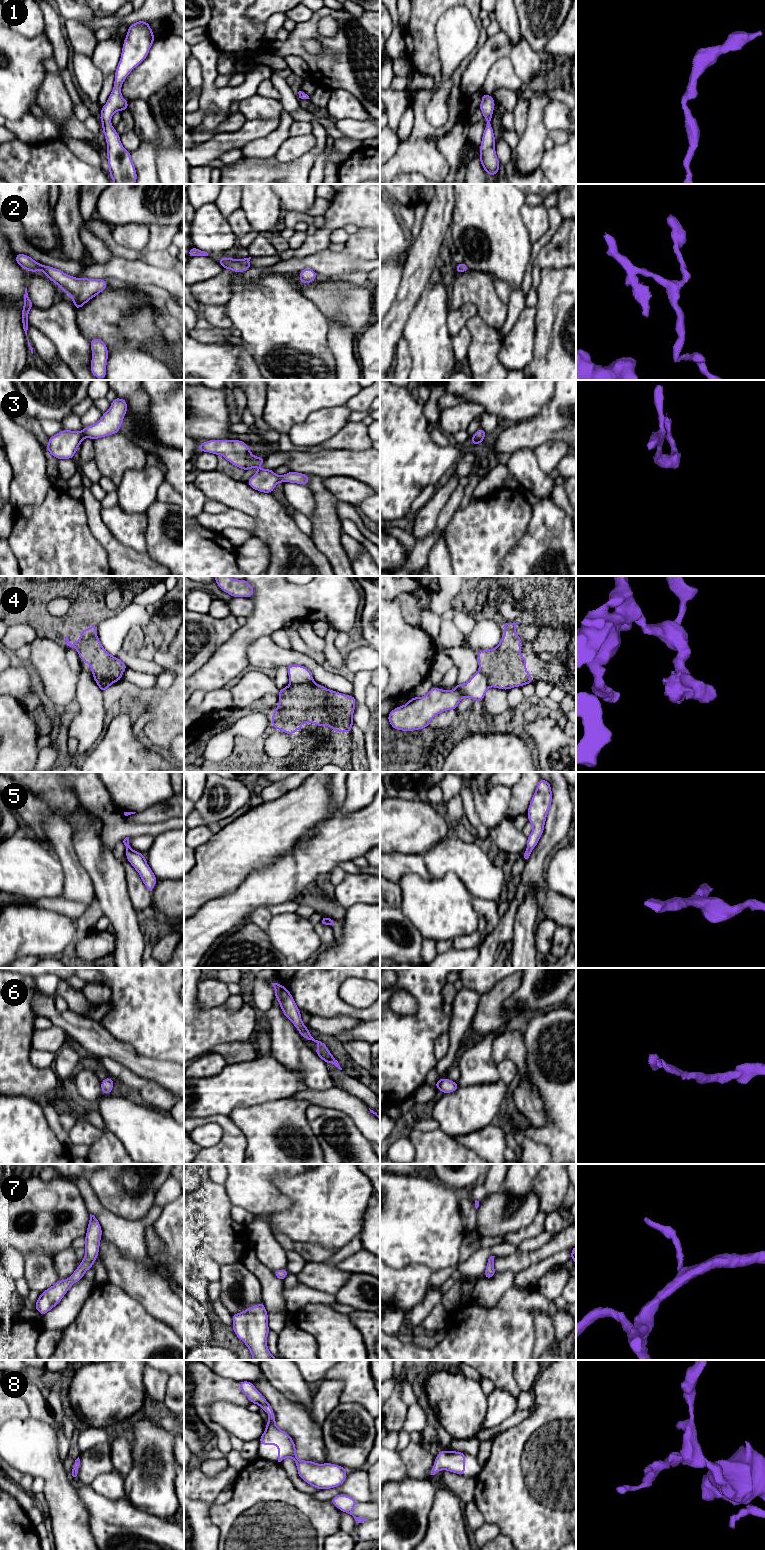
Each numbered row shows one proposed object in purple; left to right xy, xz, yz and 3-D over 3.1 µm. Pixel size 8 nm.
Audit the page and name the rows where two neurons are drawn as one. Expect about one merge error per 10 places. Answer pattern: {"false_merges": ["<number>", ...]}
{"false_merges": ["4"]}

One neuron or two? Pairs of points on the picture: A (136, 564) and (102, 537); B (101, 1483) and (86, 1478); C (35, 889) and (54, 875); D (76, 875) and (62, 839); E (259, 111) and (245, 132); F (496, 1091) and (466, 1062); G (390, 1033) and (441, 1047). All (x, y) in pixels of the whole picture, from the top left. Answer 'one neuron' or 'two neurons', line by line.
A: one neuron
B: two neurons
C: one neuron
D: one neuron
E: two neurons
F: two neurons
G: two neurons

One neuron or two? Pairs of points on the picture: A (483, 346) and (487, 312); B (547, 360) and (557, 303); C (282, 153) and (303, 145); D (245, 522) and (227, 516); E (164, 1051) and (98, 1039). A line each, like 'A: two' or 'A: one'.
A: two
B: one
C: one
D: one
E: two

